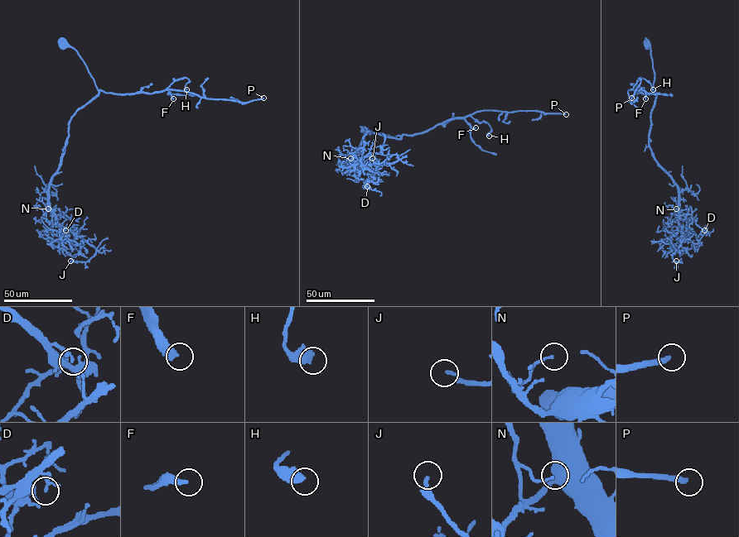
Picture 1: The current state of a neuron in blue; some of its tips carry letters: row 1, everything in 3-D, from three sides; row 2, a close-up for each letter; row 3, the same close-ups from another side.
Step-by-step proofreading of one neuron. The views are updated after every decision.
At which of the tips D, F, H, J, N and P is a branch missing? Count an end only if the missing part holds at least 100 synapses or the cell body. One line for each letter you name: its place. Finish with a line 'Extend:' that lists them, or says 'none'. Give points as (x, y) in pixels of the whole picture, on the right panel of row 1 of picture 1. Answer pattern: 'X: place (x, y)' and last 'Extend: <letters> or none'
F: place (645, 98)
P: place (631, 98)
Extend: F, P

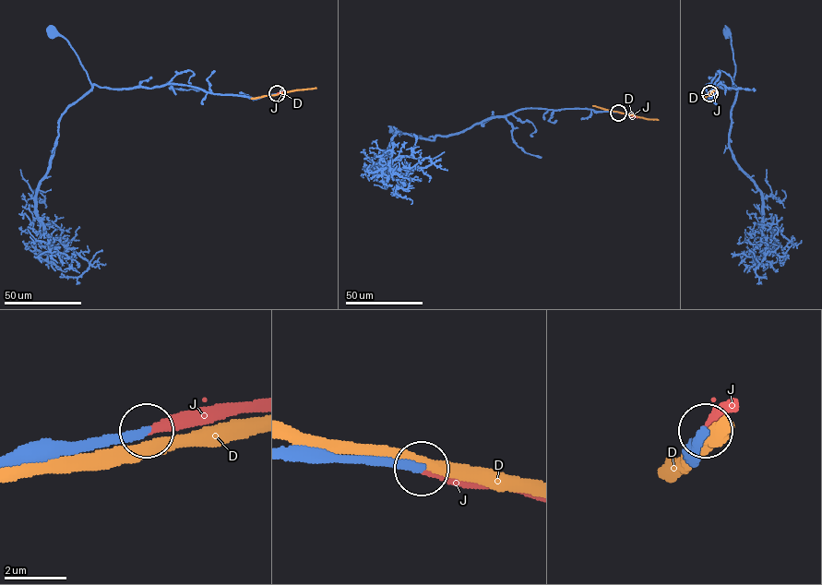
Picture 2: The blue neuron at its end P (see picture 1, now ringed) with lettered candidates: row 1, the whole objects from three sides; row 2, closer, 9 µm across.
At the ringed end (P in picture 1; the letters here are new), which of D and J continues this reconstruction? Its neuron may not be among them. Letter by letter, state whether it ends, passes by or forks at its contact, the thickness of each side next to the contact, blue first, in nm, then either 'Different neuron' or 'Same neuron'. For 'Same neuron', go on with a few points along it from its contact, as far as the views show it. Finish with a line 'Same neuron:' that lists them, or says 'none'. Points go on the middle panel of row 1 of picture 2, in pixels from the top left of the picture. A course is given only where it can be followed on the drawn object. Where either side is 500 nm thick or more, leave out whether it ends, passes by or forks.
D: It passes by. Thickness 340 nm (blue) against 380 nm. Different neuron
J: It ends there. Thickness 300 nm (blue) against 320 nm. Same neuron. Its course: (618, 113), (637, 118)
Same neuron: J

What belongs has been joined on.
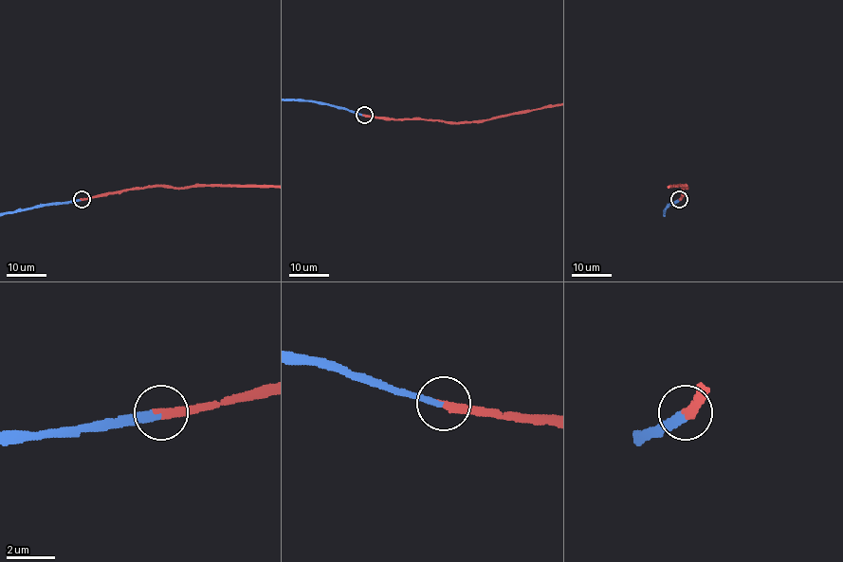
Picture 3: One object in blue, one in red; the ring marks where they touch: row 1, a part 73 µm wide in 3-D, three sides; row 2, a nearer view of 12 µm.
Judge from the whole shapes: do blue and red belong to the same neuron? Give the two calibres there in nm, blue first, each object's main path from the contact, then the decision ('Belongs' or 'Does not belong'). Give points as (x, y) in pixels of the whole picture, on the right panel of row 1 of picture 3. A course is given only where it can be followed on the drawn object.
Thickness 280 nm (blue) against 320 nm. Belongs

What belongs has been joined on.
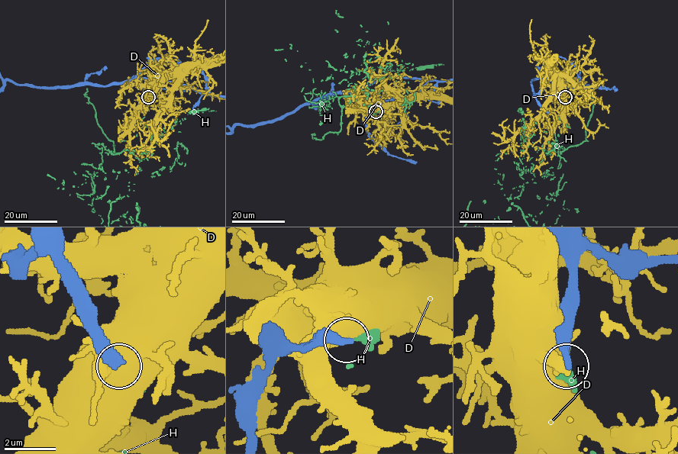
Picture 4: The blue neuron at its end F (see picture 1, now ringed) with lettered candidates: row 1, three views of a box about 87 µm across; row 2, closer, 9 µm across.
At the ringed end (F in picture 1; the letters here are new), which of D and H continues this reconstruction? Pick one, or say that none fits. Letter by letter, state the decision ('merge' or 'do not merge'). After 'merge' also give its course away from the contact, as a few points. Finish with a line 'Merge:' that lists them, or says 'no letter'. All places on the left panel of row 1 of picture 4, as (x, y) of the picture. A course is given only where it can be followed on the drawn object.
D: do not merge
H: do not merge
Merge: no letter

